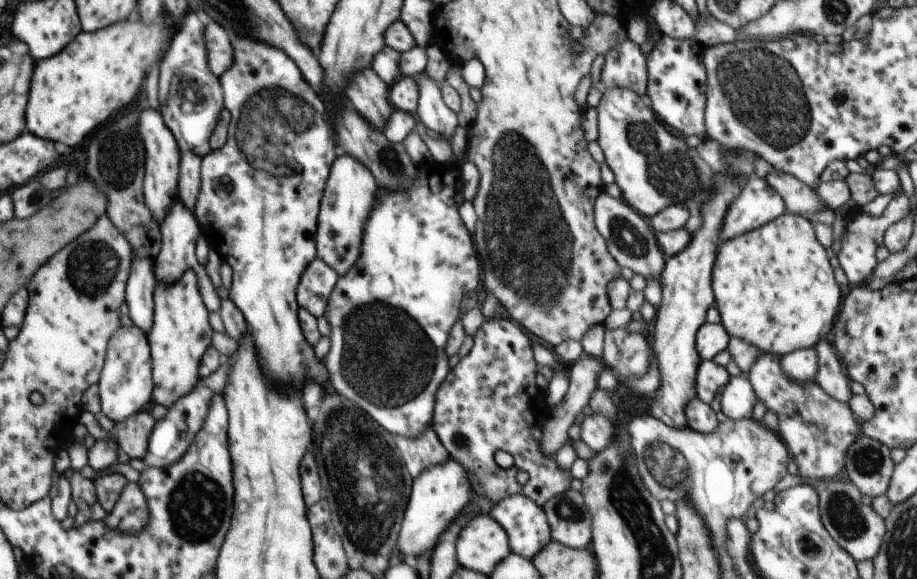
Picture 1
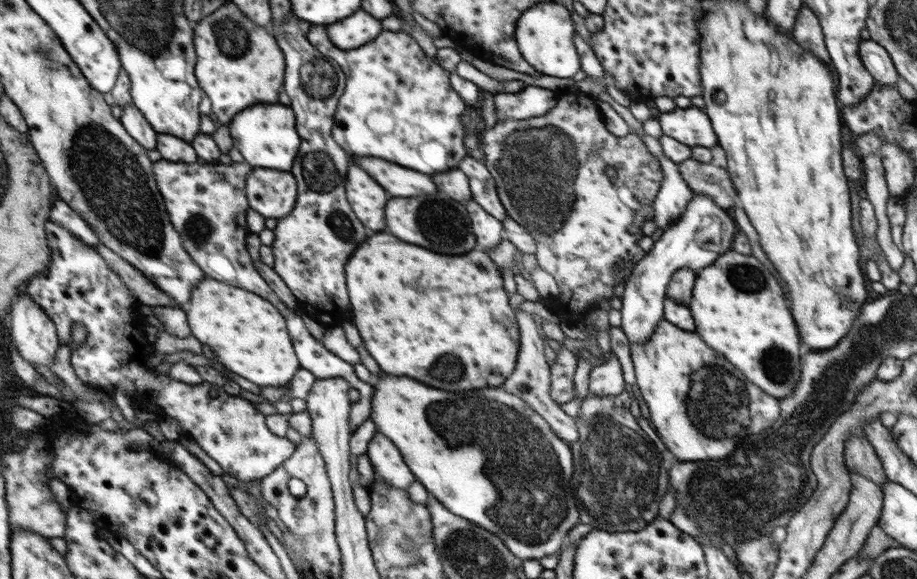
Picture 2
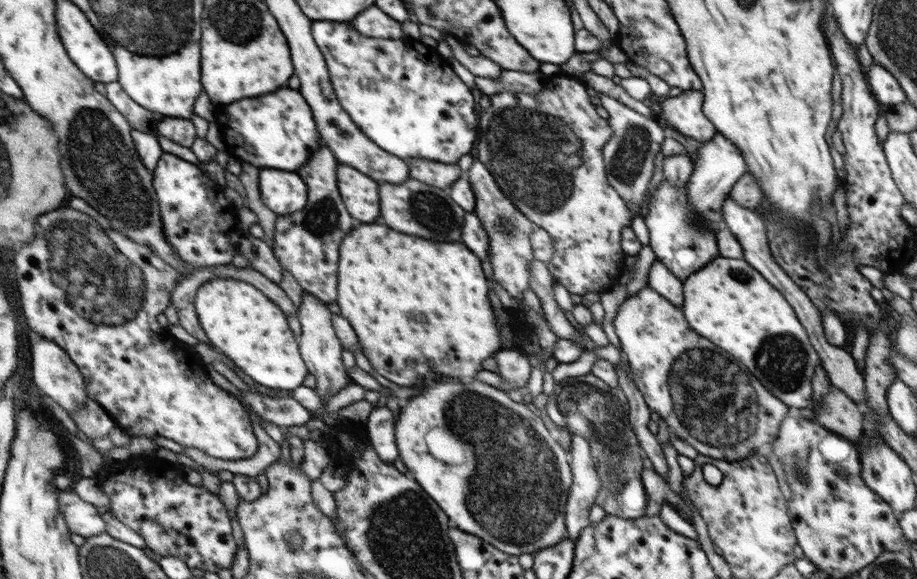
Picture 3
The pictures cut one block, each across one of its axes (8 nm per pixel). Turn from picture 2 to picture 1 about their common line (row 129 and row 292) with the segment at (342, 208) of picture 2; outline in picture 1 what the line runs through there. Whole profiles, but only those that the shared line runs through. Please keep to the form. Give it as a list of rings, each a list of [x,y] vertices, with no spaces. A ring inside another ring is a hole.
[[[322,258],[310,262],[305,272],[298,286],[298,304],[316,318],[325,316],[330,295],[339,276]]]

